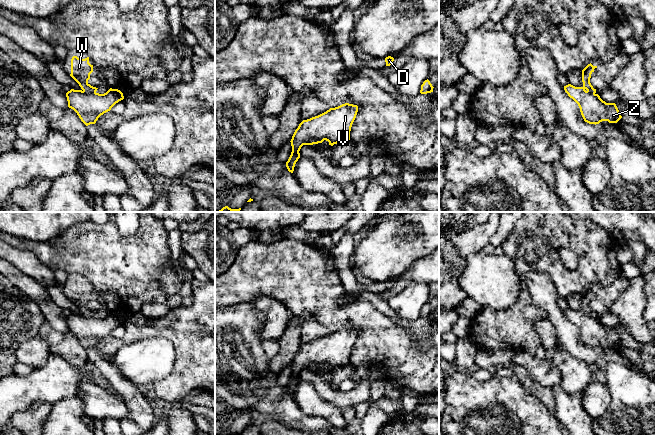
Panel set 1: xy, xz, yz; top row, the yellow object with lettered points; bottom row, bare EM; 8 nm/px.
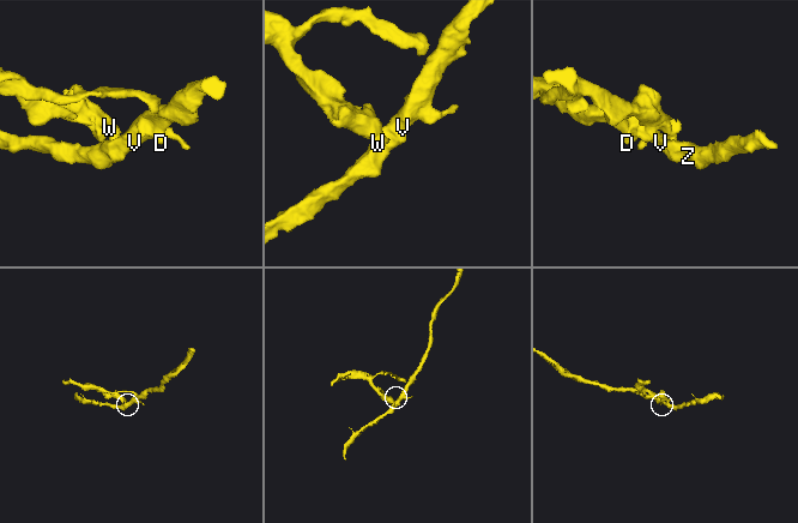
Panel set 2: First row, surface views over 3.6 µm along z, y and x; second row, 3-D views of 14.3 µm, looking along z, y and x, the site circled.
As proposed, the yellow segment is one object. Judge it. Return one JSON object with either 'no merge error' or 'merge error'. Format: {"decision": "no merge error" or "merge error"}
{"decision": "merge error"}

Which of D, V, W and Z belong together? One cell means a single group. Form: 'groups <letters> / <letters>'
groups D V Z / W

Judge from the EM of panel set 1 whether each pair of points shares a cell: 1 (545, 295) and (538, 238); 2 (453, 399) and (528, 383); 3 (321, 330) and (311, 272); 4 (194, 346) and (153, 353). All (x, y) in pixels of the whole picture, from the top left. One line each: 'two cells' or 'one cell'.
1: two cells
2: two cells
3: two cells
4: two cells

